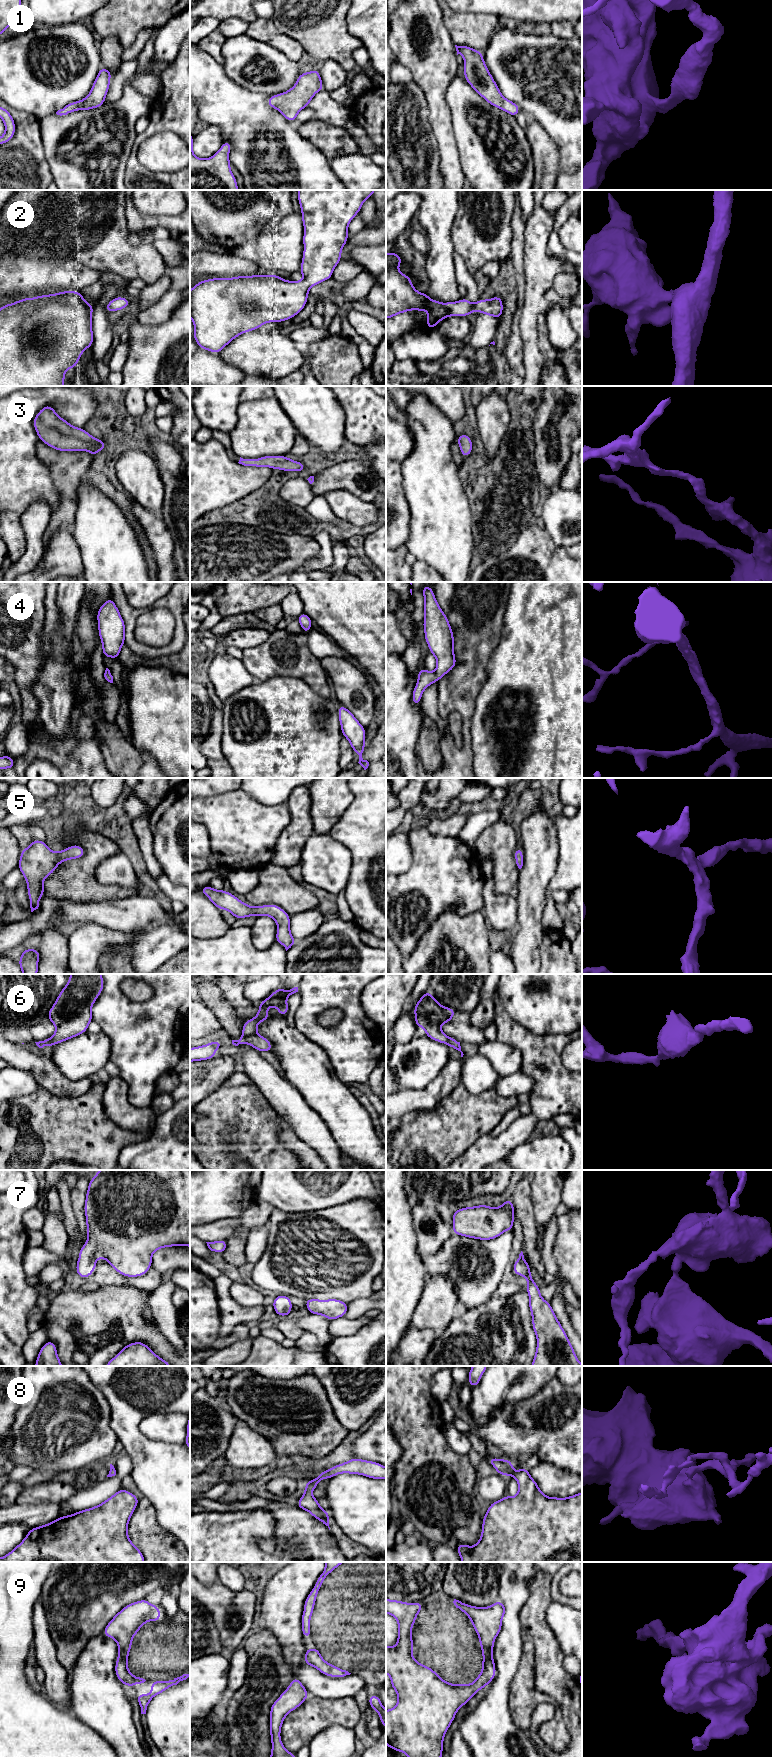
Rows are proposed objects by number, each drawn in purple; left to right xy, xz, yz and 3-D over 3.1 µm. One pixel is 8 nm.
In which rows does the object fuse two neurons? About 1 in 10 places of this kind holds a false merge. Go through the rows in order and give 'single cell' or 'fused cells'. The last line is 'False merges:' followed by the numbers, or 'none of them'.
1: single cell
2: single cell
3: single cell
4: single cell
5: single cell
6: single cell
7: single cell
8: single cell
9: single cell
False merges: none of them

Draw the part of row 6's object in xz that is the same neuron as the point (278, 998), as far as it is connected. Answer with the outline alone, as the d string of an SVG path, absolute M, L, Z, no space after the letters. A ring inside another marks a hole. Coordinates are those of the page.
M281 986L267 999L259 1002L259 1011L257 1015L252 1019L248 1019L244 1023L242 1027L243 1036L239 1040L232 1040L232 1044L235 1046L238 1046L239 1044L249 1044L259 1052L272 1052L272 1044L268 1039L257 1033L257 1026L260 1022L267 1021L269 1019L267 1012L268 1007L274 1006L278 1009L279 1015L286 1016L289 1010L286 999L296 992L298 992L298 987L285 991Z

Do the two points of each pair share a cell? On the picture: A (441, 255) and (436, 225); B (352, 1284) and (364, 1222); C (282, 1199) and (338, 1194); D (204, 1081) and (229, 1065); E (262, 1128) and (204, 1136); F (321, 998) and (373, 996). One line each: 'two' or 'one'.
A: one
B: one
C: one
D: one
E: one
F: two

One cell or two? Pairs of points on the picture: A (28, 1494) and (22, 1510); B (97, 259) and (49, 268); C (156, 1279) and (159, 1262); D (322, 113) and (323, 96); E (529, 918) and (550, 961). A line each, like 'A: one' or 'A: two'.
A: two
B: two
C: two
D: one
E: two

